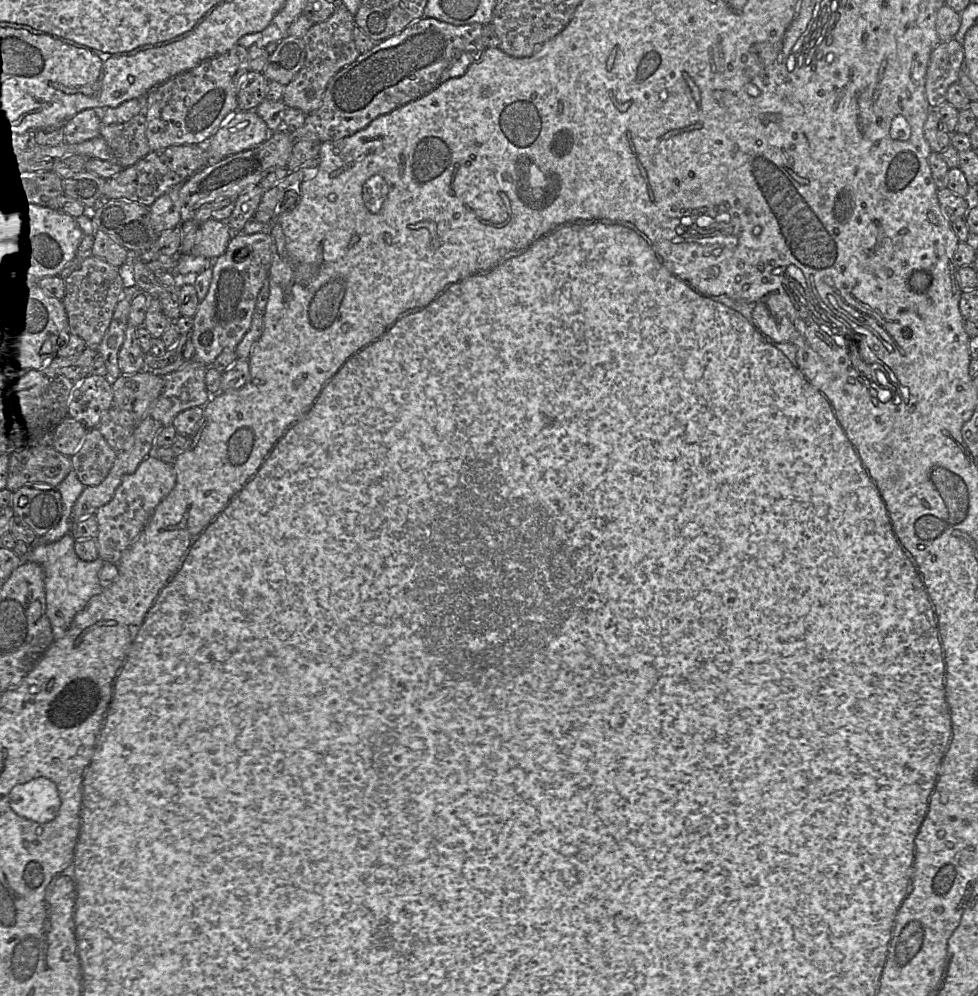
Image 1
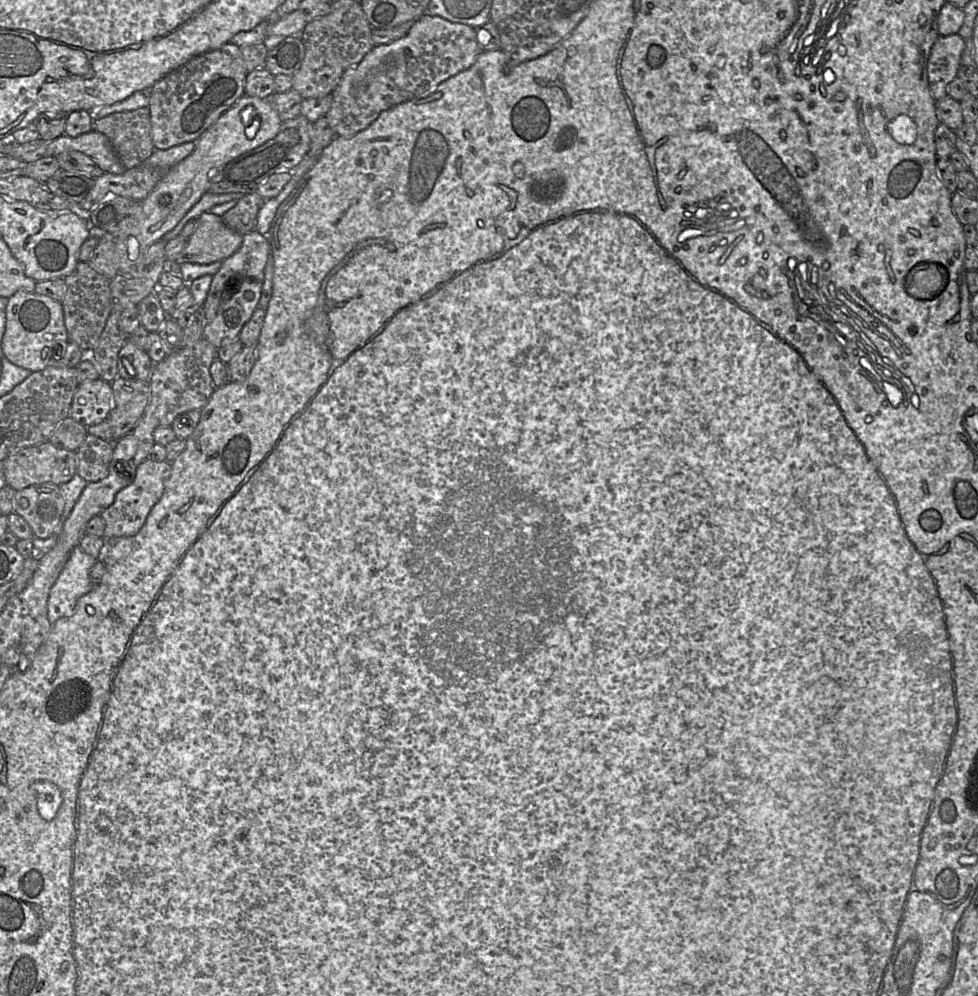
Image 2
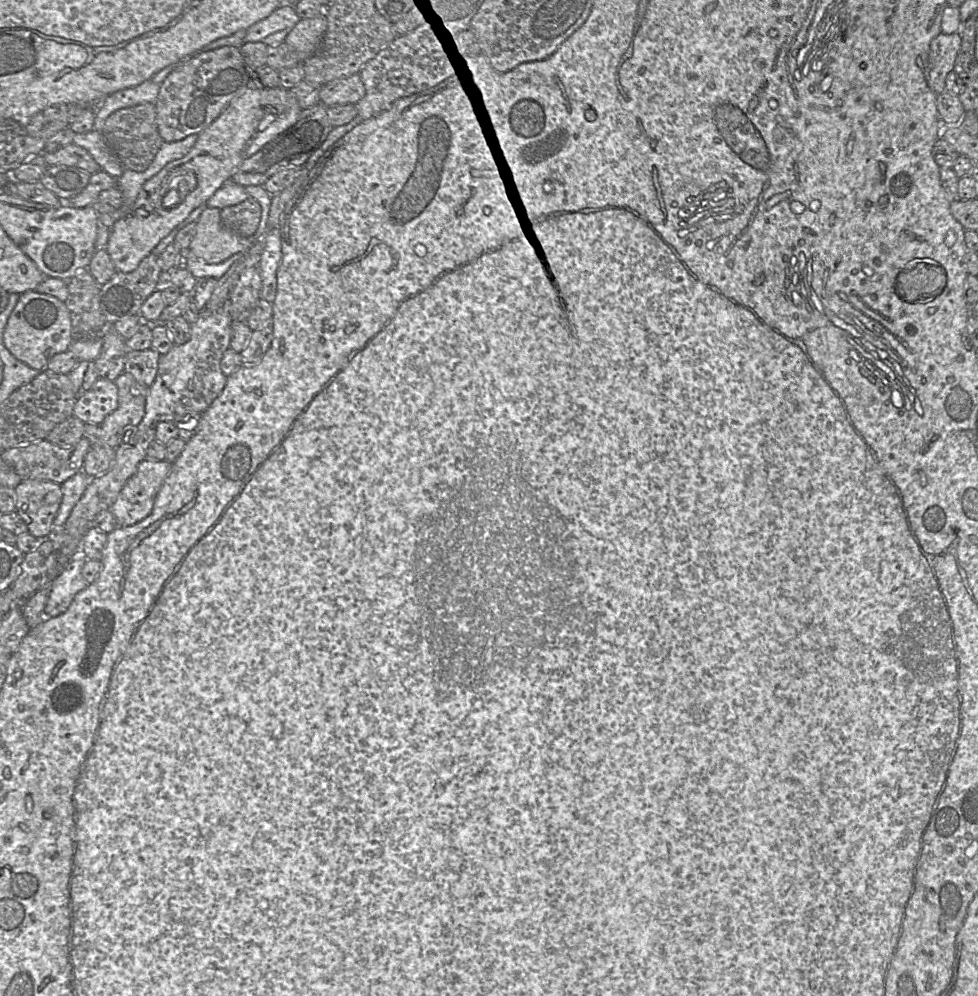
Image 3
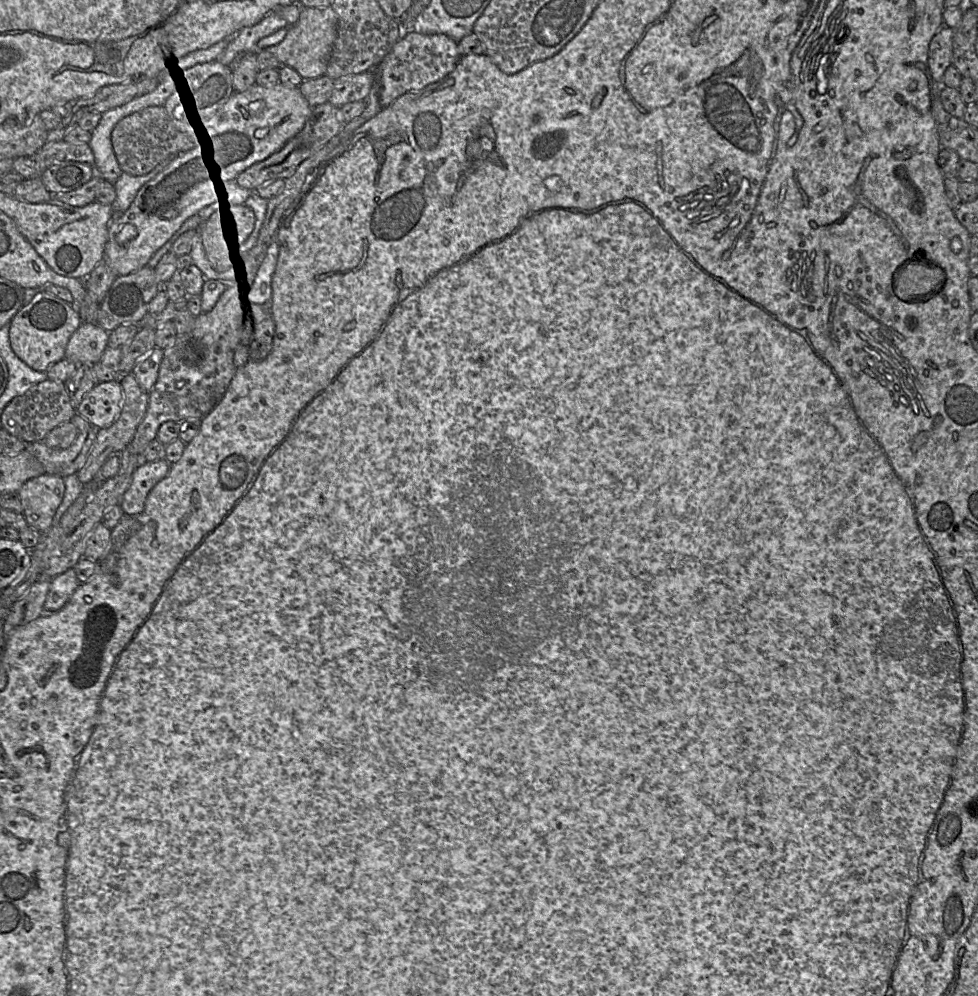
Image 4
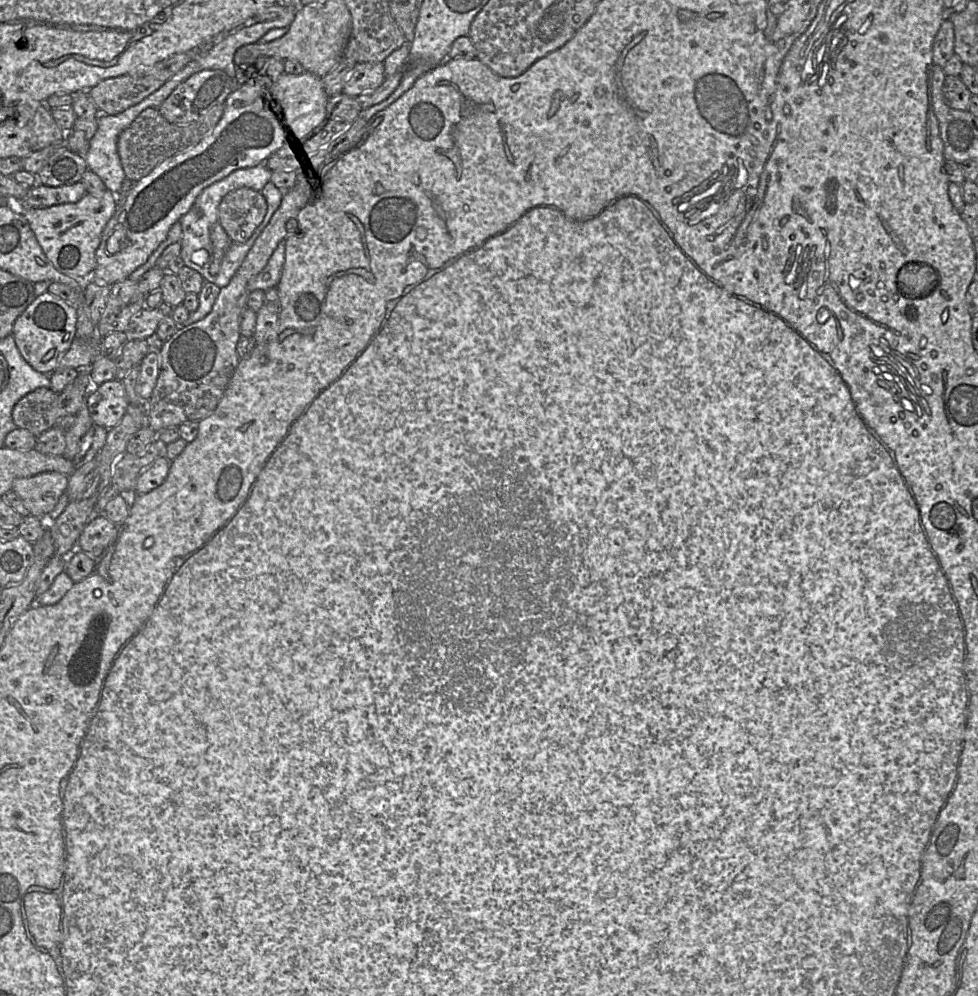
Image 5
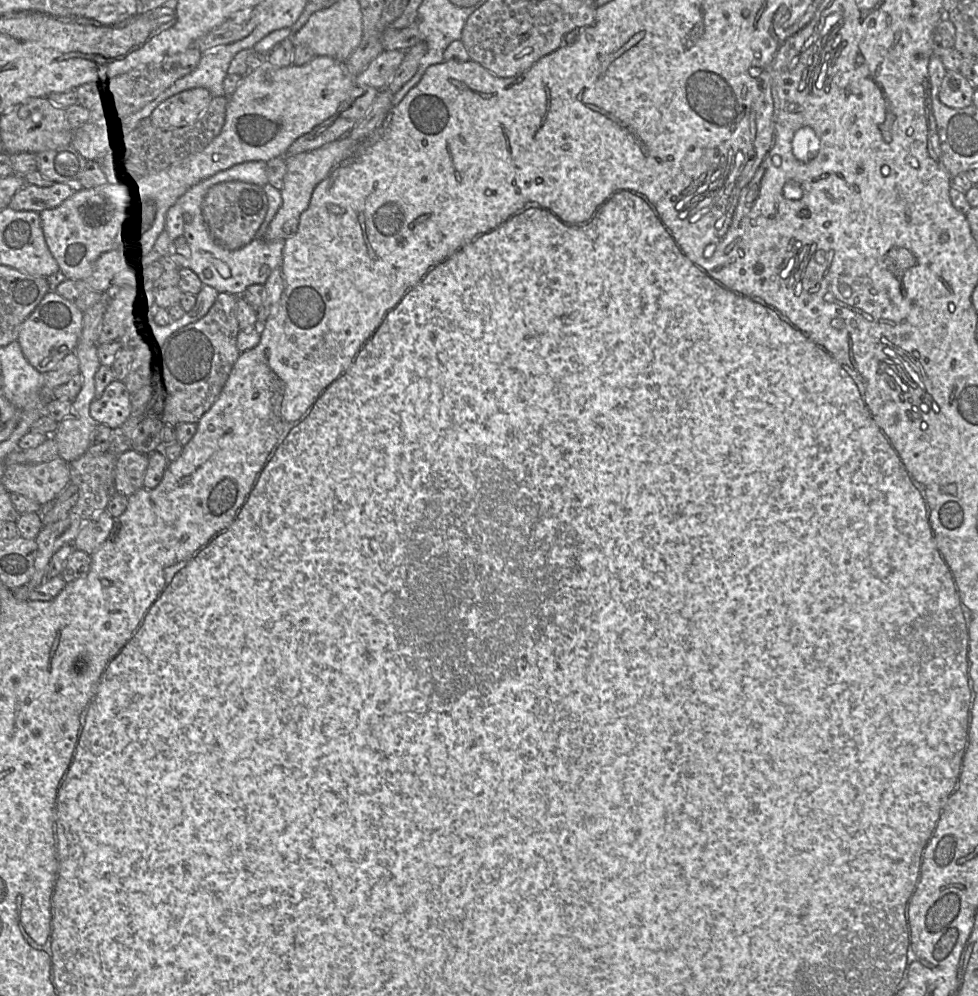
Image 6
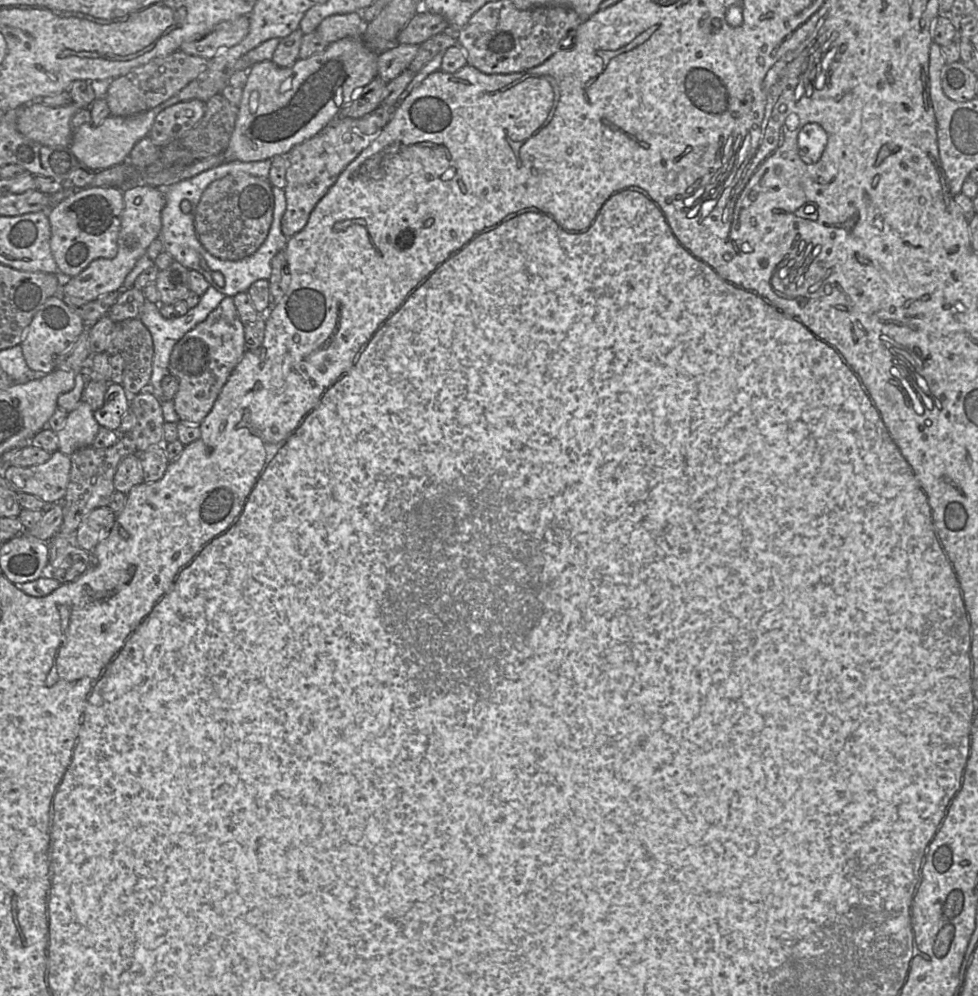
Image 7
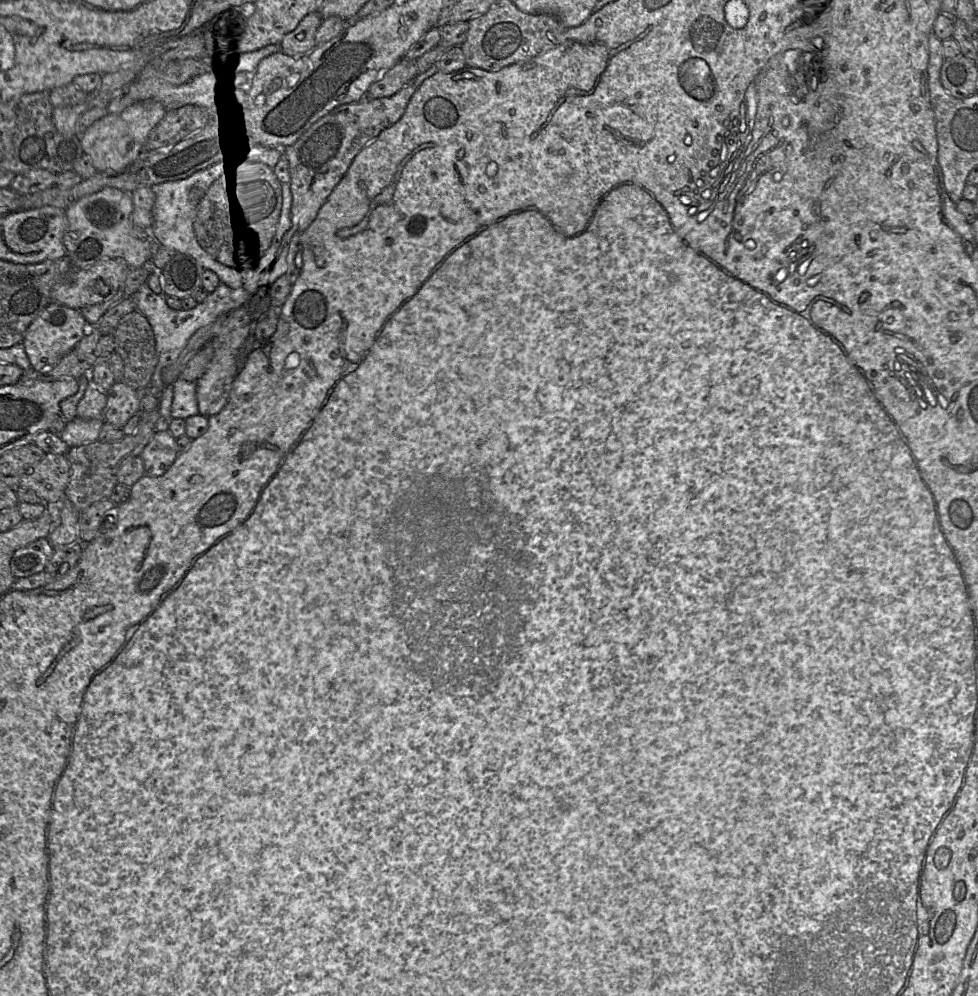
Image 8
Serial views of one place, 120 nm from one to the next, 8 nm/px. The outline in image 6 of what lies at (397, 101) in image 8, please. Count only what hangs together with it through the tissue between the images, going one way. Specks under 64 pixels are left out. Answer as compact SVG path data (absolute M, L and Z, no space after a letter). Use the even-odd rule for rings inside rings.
M343 136L319 149L286 157L287 172L285 184L281 190L282 205L265 233L267 242L287 240L296 234L300 216L308 208L316 186L329 176L338 163L353 152L356 145L358 145L356 141Z

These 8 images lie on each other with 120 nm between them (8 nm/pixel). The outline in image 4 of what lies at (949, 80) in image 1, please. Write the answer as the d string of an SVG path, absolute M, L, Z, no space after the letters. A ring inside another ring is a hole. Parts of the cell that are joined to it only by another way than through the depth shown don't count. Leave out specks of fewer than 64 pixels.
M942 26L931 39L928 64L935 82L941 86L946 69L952 64L954 29Z

